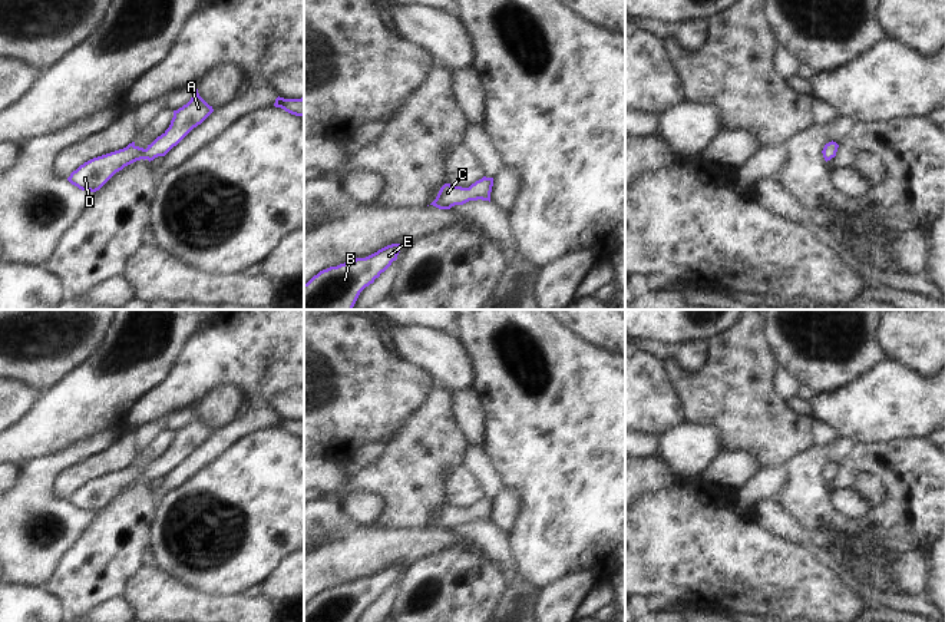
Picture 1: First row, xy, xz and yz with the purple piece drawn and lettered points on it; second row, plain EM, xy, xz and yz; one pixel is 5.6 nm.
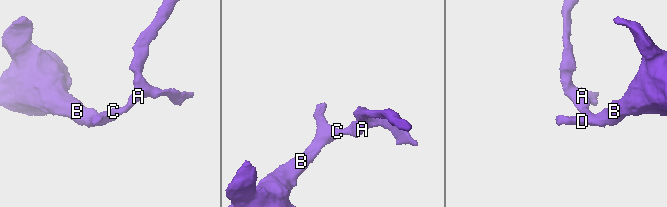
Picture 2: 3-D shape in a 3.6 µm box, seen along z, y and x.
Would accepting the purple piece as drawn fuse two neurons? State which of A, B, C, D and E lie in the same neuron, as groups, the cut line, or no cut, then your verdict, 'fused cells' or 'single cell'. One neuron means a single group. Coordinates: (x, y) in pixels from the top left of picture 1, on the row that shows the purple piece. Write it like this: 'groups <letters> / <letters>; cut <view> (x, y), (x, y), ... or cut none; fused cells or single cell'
groups A B C D E; cut none; single cell

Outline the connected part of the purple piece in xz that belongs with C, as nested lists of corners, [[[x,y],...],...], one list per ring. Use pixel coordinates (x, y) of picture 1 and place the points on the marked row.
[[[486,176],[476,181],[469,188],[445,183],[440,188],[436,199],[430,205],[439,209],[450,209],[455,205],[463,205],[469,201],[482,199],[490,202],[492,186],[493,186],[493,178],[486,178]]]

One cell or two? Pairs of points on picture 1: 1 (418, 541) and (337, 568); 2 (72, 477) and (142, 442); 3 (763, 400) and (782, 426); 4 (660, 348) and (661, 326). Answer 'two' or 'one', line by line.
1: one
2: two
3: one
4: two

